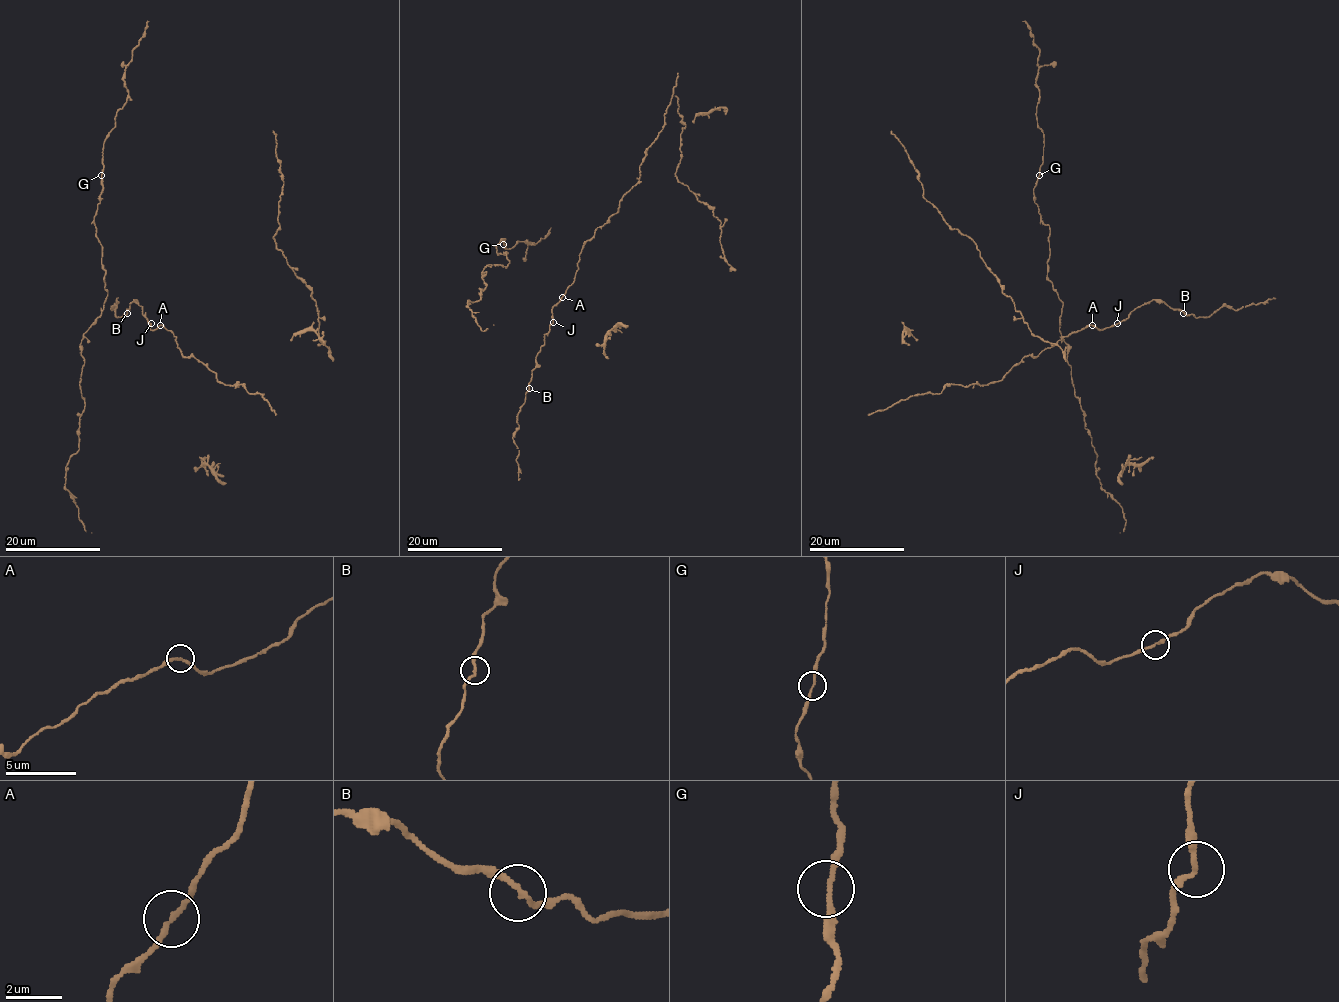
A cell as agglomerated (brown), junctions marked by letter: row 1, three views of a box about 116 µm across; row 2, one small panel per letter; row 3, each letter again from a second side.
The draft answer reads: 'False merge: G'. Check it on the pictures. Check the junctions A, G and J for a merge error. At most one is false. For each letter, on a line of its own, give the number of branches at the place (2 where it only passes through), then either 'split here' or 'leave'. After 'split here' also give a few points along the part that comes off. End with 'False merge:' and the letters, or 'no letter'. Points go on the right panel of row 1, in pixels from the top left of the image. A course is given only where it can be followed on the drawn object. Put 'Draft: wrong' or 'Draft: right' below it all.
A: 2 | leave
G: 2 | leave
J: 2 | leave
False merge: no letter
Draft: wrong

